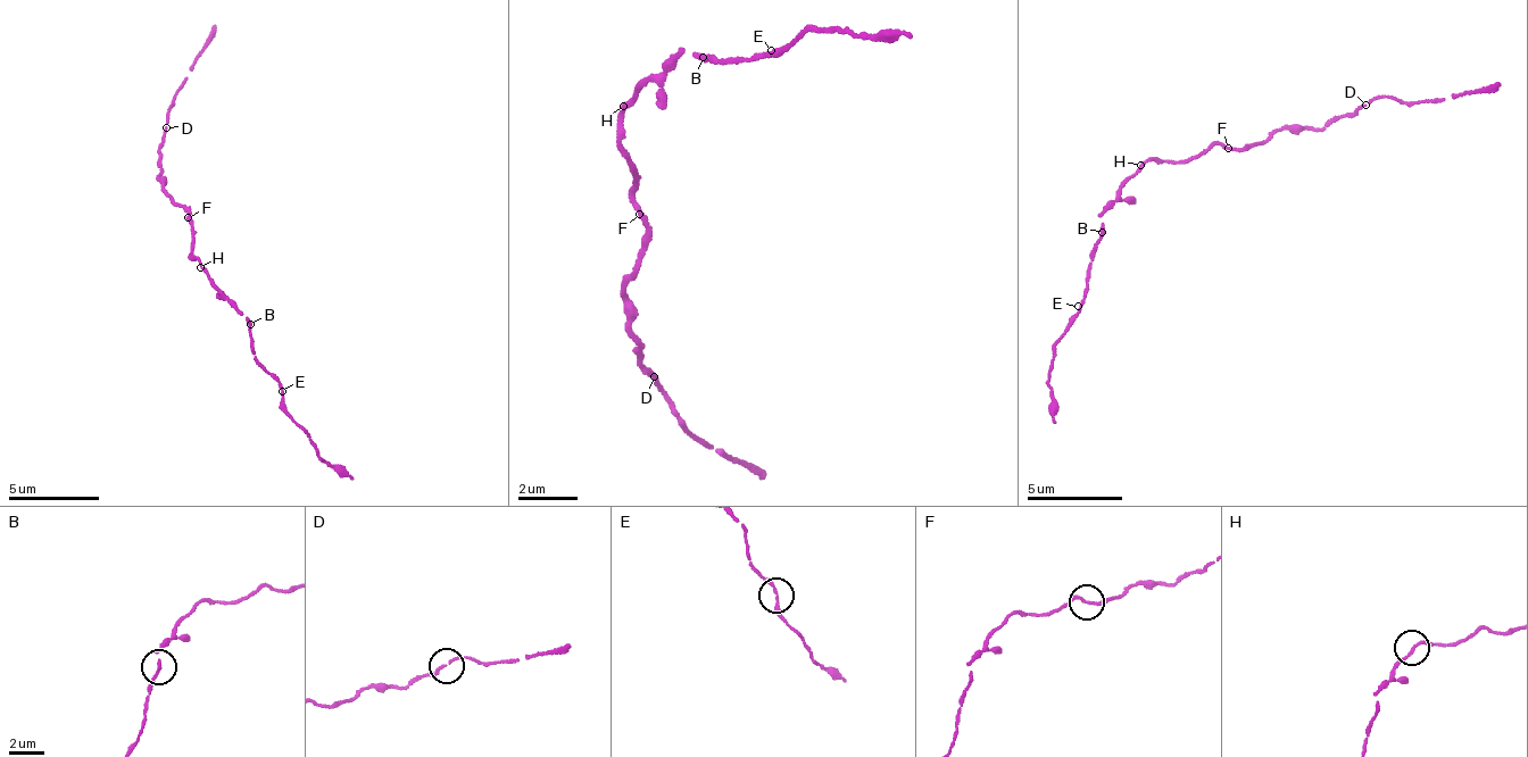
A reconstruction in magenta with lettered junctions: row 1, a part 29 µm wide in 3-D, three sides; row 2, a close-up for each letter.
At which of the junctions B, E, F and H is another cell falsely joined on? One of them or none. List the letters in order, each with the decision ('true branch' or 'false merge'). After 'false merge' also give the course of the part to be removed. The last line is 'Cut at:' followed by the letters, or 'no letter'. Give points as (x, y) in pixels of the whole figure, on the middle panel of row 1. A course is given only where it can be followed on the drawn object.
B: true branch
E: true branch
F: true branch
H: true branch
Cut at: no letter

